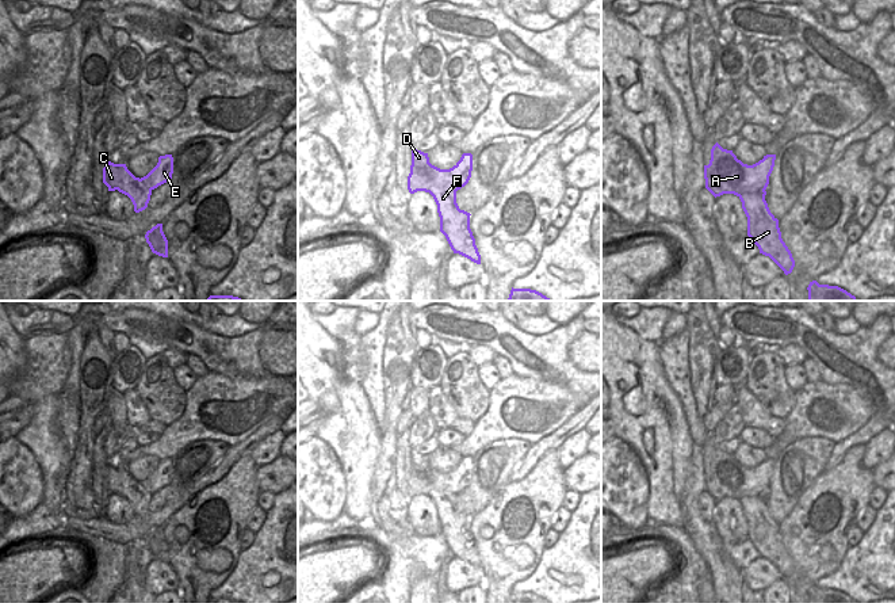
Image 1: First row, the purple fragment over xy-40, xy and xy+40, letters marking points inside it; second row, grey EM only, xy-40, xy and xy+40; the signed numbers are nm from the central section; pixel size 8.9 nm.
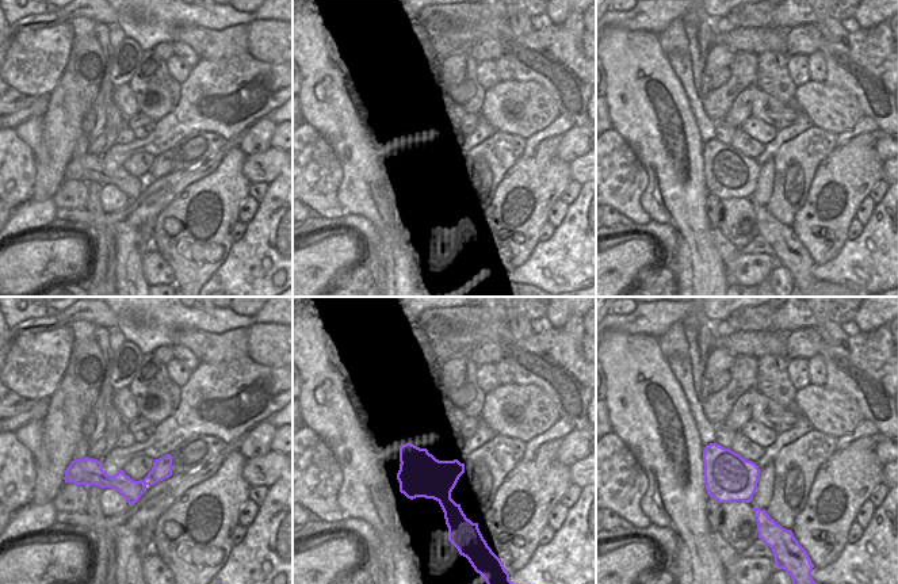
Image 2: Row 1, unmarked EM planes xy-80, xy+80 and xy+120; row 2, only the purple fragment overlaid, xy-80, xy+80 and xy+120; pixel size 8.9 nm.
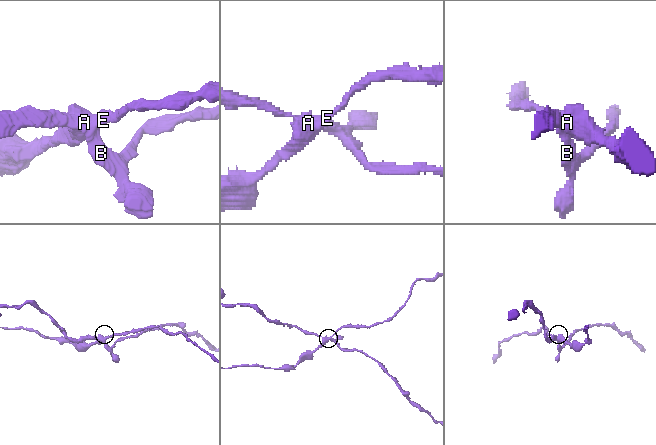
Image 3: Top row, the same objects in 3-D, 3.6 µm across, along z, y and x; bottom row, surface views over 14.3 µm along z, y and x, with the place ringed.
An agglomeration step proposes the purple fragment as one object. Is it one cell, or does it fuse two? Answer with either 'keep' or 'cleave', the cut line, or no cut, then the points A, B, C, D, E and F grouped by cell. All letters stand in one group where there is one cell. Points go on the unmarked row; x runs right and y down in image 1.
cleave; cut xy (455, 493), (431, 491), (427, 495); groups A D E / B C F

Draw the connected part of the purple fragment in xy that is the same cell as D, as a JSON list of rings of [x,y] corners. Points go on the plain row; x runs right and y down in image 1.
[[[412,451],[412,469],[408,480],[408,493],[428,496],[432,491],[452,492],[464,491],[473,474],[473,458],[463,457],[460,463],[450,473],[440,473],[429,466],[428,457]]]

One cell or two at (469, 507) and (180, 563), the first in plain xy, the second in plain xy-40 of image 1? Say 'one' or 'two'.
two

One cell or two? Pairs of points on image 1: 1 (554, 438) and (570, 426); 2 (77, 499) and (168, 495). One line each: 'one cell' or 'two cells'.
1: one cell
2: two cells

